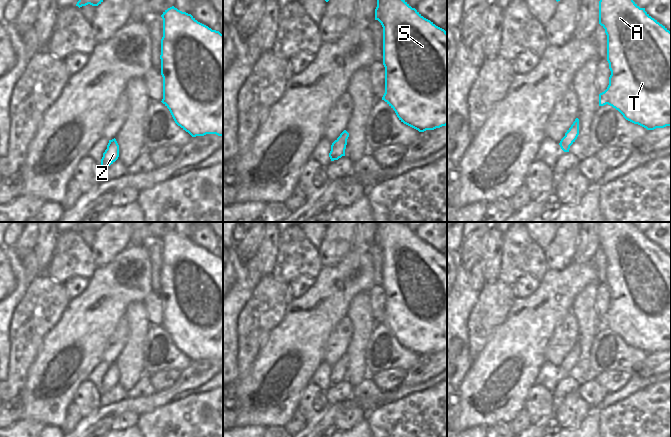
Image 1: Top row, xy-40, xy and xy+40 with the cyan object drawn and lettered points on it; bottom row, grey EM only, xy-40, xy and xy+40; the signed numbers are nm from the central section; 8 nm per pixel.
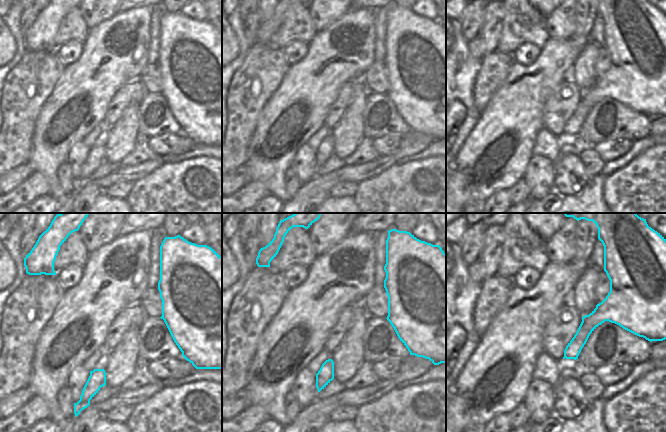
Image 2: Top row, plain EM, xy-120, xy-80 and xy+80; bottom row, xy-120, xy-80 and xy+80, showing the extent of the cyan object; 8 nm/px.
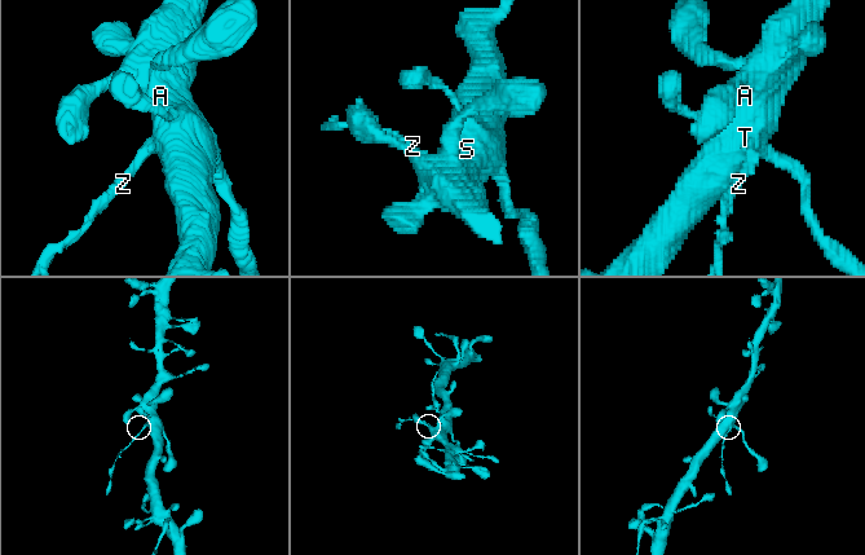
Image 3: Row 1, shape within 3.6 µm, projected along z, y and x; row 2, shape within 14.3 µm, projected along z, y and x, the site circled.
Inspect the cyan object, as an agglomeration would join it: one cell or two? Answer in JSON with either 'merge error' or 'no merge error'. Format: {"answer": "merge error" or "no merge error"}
{"answer": "merge error"}

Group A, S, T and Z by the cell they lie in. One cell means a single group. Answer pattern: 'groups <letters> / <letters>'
groups A S T / Z

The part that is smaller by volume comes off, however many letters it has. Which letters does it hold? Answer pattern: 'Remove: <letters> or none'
Remove: Z

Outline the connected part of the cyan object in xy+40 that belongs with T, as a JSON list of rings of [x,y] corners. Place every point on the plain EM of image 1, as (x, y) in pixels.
[[[601,222],[599,225],[599,248],[605,253],[607,259],[607,285],[611,295],[607,313],[599,318],[599,330],[610,329],[618,334],[626,344],[647,354],[671,350],[671,256],[652,242],[645,232],[640,232],[632,222]]]

